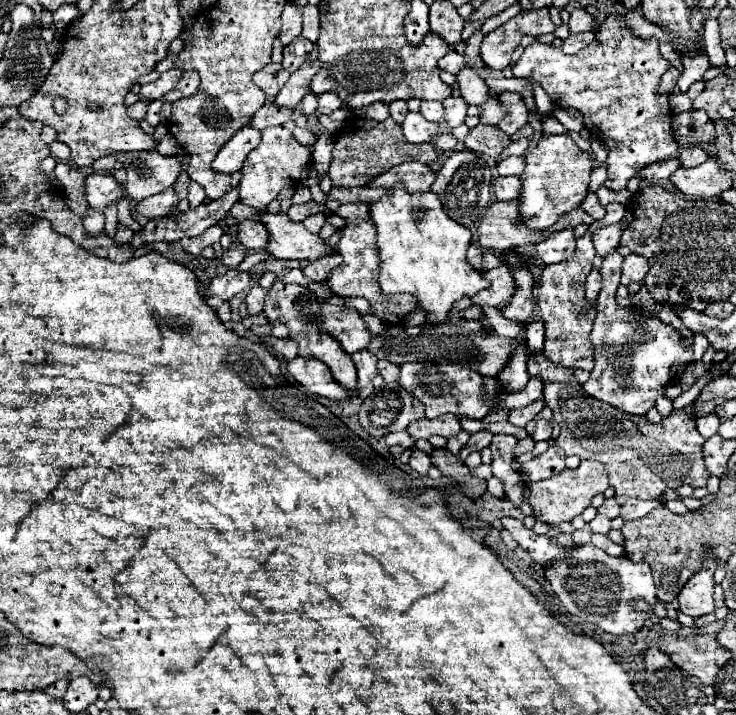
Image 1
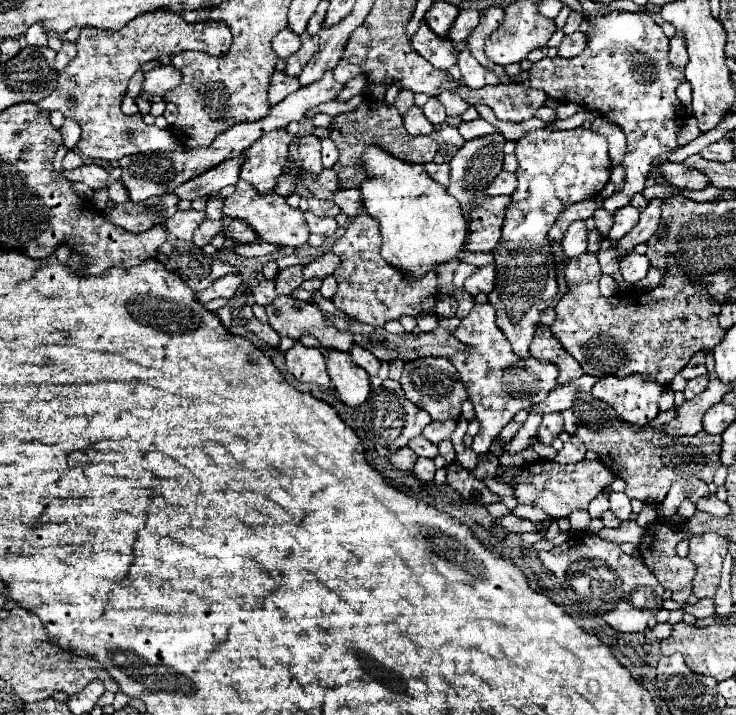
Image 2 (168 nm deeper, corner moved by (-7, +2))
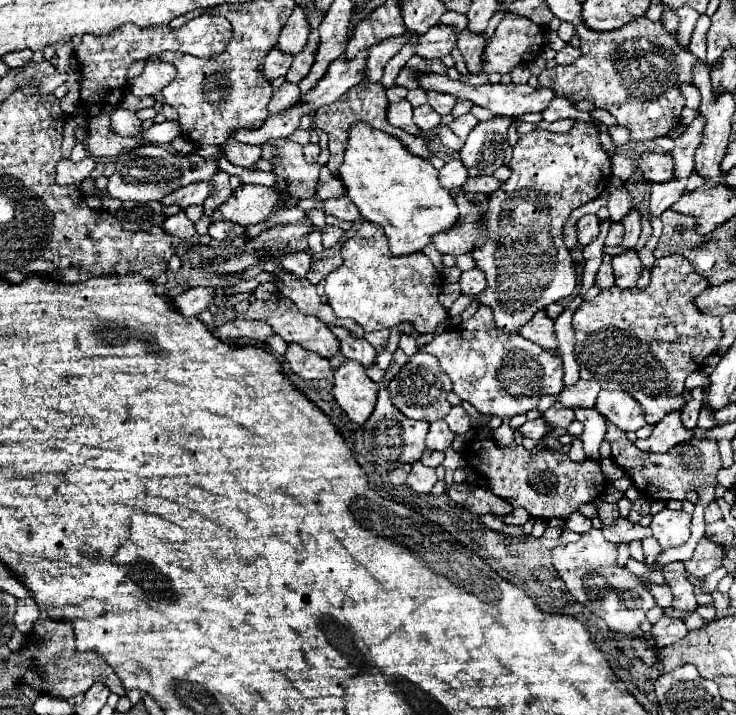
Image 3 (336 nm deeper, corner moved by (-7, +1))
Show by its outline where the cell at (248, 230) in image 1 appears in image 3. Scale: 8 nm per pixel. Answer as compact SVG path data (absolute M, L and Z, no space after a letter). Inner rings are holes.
M217 219L211 223L209 227L209 235L217 241L225 241L225 239L233 239L233 237L245 237L245 229L241 225L235 225L231 221L223 221L223 219Z

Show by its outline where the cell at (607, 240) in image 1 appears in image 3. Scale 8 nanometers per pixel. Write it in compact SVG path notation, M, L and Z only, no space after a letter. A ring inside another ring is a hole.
M621 189L621 191L615 191L609 195L609 203L607 203L607 209L611 213L611 221L623 221L625 215L631 211L633 203L631 203L631 195Z

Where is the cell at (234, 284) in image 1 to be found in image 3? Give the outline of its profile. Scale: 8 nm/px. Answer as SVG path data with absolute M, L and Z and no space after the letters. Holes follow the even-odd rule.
M195 287L195 289L189 289L187 293L175 297L173 303L185 317L195 317L201 311L205 311L211 301L215 301L215 293L217 291L213 287Z

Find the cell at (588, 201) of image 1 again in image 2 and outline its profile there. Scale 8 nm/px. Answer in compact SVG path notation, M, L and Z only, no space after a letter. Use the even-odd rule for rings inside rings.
M599 208L599 210L595 210L593 218L595 218L595 228L601 232L603 238L607 238L609 236L609 230L613 226L613 214L609 214L607 210Z

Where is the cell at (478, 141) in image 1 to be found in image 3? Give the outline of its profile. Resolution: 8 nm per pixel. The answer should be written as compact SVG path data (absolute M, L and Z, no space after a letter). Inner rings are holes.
M467 113L467 115L463 115L463 117L457 117L449 127L455 131L455 135L457 135L459 139L465 139L465 137L469 135L469 131L475 129L477 123L479 123L479 121L477 121L471 113Z

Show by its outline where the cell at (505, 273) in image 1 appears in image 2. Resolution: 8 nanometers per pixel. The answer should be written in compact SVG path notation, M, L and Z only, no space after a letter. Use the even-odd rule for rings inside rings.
M487 264L477 268L467 280L465 280L465 292L469 292L471 296L483 292L489 294L495 282L495 264Z

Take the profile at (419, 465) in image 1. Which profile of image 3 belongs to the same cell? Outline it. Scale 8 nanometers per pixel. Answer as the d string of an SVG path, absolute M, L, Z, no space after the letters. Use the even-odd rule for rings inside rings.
M415 461L413 467L411 467L411 473L407 477L407 485L417 493L431 493L435 483L437 483L435 469L423 467L421 461Z

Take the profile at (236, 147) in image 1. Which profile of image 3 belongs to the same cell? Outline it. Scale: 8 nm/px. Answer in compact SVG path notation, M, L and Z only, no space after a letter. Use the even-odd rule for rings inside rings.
M201 181L201 183L185 185L183 189L177 189L175 193L169 193L167 197L161 199L161 203L163 205L177 203L181 209L185 209L187 205L203 205L203 201L209 195L211 195L211 183L209 181Z

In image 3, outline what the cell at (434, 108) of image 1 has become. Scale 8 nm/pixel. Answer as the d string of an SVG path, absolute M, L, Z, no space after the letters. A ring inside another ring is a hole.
M421 105L421 107L415 107L413 109L413 121L423 129L423 131L429 131L429 129L435 129L441 121L441 115L435 113L435 109L431 109L431 105Z

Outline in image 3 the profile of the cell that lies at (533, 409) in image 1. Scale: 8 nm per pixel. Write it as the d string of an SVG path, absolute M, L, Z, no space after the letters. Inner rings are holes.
M579 379L575 385L563 387L563 391L559 395L555 395L555 399L557 399L557 403L561 403L563 407L569 407L569 409L577 409L577 407L589 409L595 405L599 389L601 387L597 381Z

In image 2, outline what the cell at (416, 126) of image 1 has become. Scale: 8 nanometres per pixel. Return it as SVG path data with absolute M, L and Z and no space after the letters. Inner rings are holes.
M411 106L411 108L403 114L403 124L405 124L405 130L407 130L411 136L431 134L431 132L433 132L433 124L423 116L421 108L417 108L417 106Z

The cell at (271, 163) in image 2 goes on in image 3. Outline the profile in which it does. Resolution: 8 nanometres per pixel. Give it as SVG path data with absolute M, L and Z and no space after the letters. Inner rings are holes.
M227 141L227 145L223 145L225 157L239 167L245 169L255 169L257 161L261 159L261 147L255 145L245 145L245 143L237 143L237 141Z

